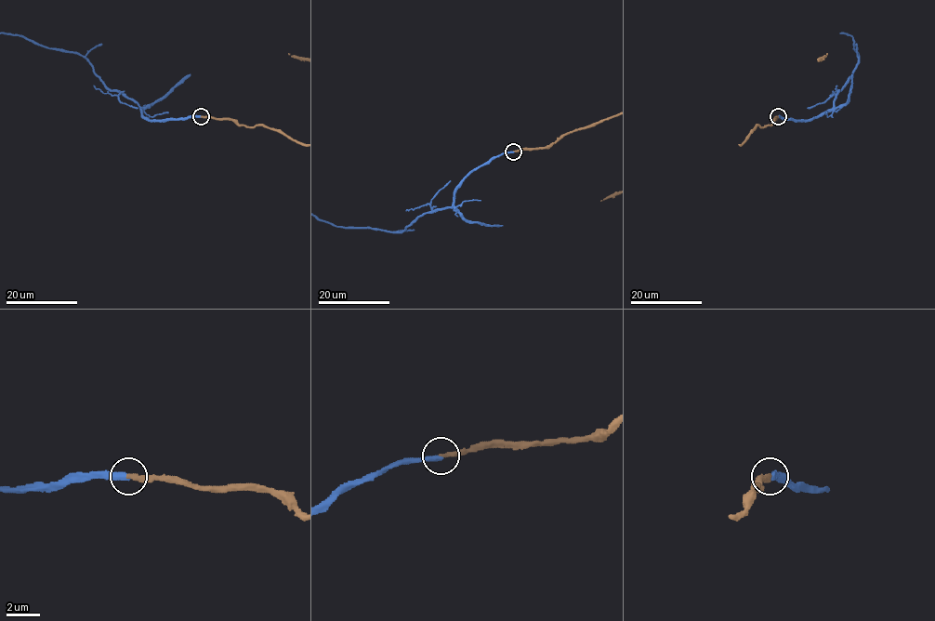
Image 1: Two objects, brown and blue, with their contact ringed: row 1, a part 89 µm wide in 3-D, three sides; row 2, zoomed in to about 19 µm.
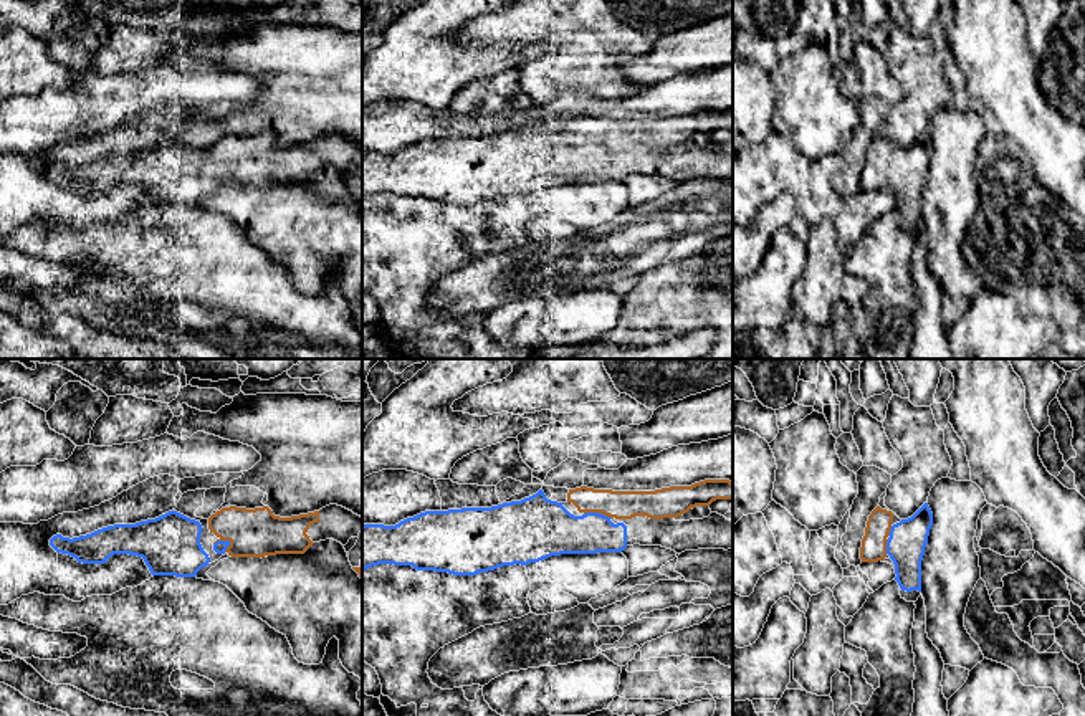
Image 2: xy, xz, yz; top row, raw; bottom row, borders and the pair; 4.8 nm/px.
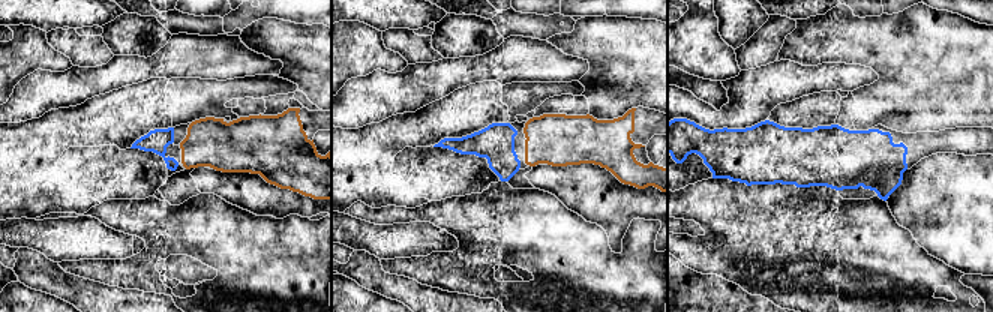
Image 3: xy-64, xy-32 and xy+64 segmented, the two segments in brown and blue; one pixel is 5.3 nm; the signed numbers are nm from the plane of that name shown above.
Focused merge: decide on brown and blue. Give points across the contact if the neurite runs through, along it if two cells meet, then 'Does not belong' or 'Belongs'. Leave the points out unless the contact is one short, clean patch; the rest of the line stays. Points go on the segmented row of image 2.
Path across: xy (253, 533), (222, 539), (220, 546). Belongs

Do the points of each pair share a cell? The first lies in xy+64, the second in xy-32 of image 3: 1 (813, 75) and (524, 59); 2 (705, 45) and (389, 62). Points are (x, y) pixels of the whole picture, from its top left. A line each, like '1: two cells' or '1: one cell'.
1: one cell
2: one cell

